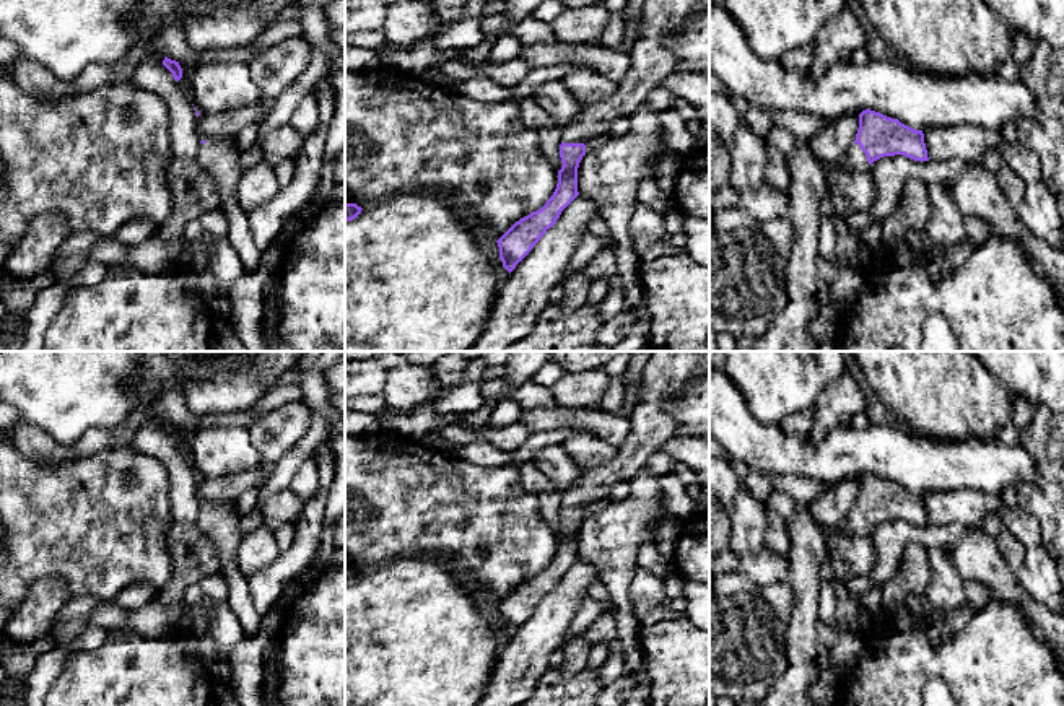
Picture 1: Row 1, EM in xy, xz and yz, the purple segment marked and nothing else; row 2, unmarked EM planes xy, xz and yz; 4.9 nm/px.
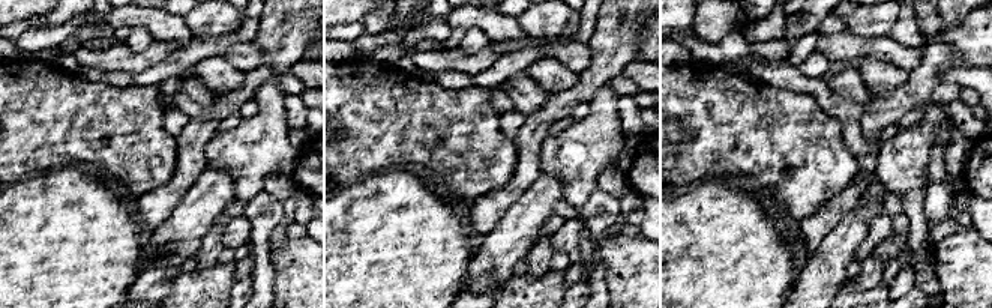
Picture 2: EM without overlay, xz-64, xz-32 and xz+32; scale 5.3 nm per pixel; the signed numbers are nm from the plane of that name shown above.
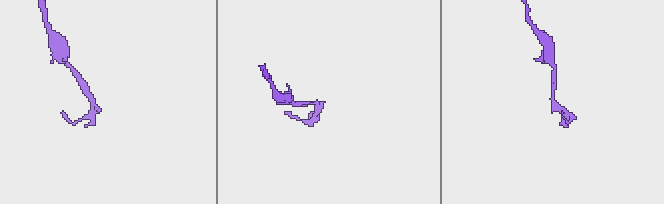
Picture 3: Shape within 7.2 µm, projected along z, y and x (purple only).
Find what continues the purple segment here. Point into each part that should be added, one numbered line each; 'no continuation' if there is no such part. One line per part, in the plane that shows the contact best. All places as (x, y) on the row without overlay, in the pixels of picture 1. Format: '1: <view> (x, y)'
1: yz (854, 524)

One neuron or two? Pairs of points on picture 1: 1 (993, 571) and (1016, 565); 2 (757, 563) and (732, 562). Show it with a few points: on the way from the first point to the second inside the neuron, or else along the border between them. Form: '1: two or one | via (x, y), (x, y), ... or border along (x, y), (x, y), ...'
1: two | border along (994, 539), (1001, 557), (1016, 573)
2: one | via (750, 563), (739, 563)

